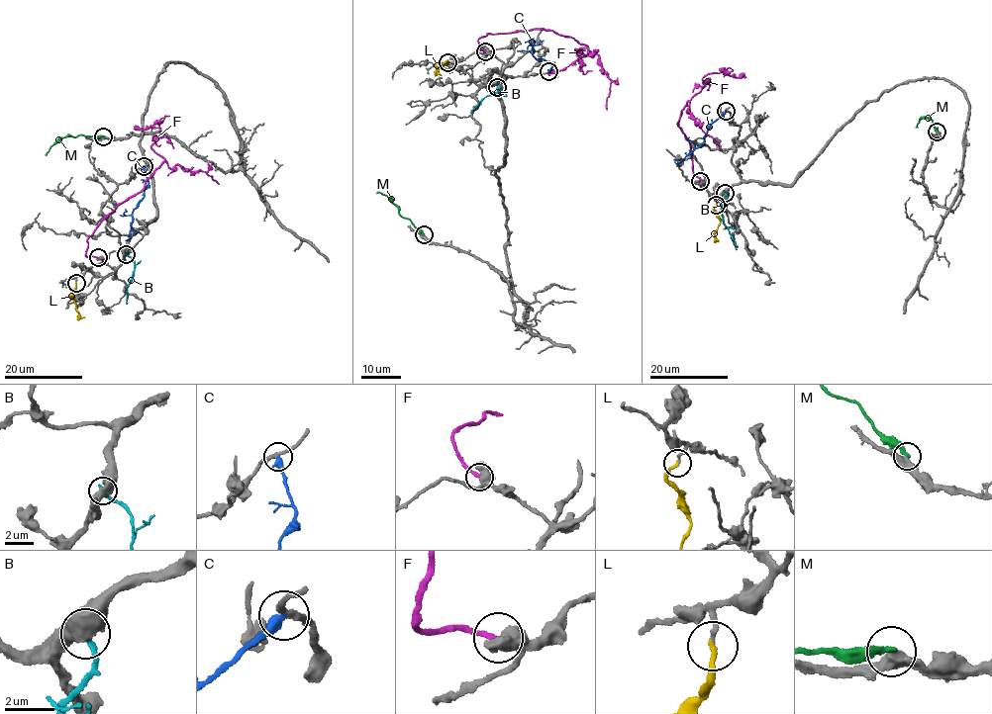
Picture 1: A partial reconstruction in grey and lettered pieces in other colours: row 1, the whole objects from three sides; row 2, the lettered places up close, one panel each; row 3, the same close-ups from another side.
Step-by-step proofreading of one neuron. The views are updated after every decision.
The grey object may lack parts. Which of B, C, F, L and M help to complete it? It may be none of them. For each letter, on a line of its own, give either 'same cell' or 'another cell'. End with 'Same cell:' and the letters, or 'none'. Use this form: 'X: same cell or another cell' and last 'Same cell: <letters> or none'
B: another cell
C: another cell
F: another cell
L: same cell
M: another cell
Same cell: L

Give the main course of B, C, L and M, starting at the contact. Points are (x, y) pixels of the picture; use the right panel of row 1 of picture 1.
B: (725, 193), (721, 215), (738, 246)
C: (726, 112), (710, 125), (703, 142), (678, 165), (681, 166)
L: (716, 205), (714, 211), (719, 223), (715, 241)
M: (937, 132), (931, 119), (926, 117), (919, 122), (917, 128)

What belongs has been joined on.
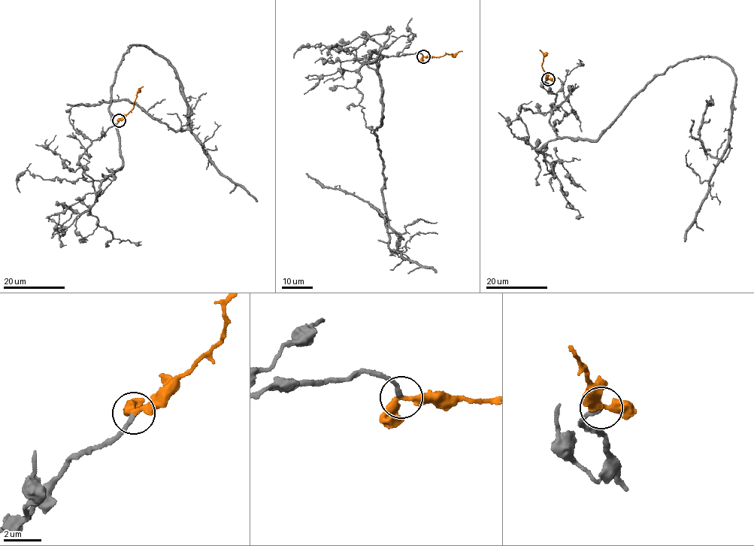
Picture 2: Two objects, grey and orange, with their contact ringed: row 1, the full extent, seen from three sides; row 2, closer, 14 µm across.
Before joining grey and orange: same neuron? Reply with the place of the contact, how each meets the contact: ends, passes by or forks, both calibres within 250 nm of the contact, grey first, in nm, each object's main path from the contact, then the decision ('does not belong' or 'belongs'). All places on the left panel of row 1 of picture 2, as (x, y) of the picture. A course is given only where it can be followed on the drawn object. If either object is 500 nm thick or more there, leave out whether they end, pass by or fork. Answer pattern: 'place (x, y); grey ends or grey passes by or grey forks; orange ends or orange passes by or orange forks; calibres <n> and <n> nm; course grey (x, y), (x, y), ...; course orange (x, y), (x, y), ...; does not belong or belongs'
place (119, 120); grey ends; orange passes by; calibres 220 and 320 nm; course grey (118, 120), (88, 181), (122, 166), (111, 88), (143, 45), (185, 130), (67, 104); course orange (118, 120), (133, 107), (136, 92), (143, 86); belongs

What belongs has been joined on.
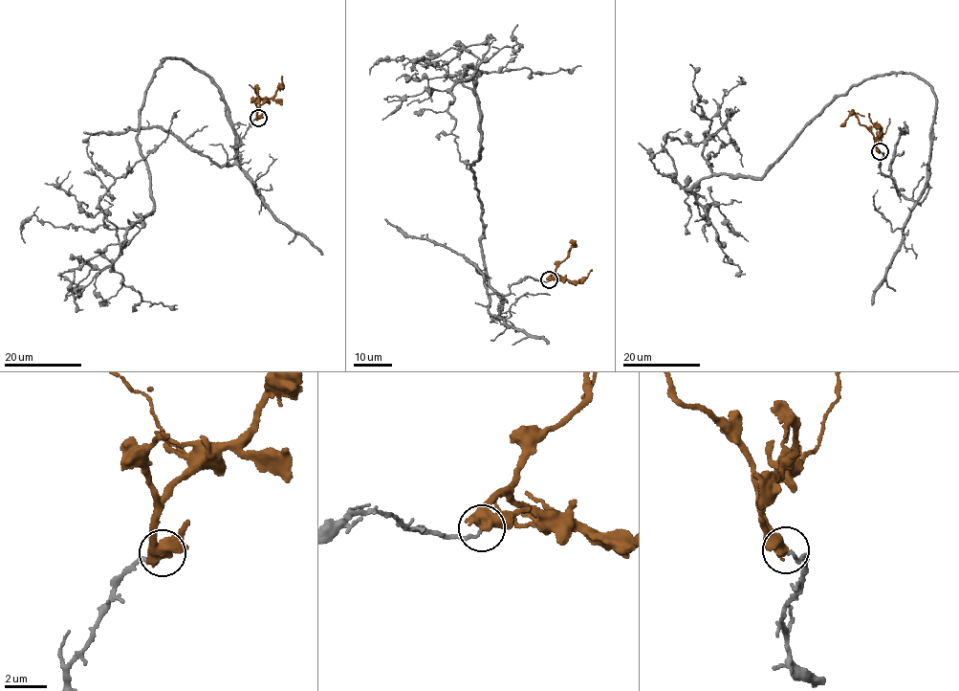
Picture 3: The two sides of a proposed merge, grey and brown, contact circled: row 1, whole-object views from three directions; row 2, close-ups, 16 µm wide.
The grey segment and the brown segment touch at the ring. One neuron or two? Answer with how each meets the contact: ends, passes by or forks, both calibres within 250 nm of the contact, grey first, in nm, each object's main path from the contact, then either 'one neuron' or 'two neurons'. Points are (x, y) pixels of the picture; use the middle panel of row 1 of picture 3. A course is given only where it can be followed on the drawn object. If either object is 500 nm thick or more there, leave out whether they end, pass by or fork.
140/500 nm | grey via (549, 280), (522, 278), (488, 312), (504, 300), (470, 167), (488, 36), (429, 63), (441, 70) | brown via (549, 279), (576, 240) | two neurons

